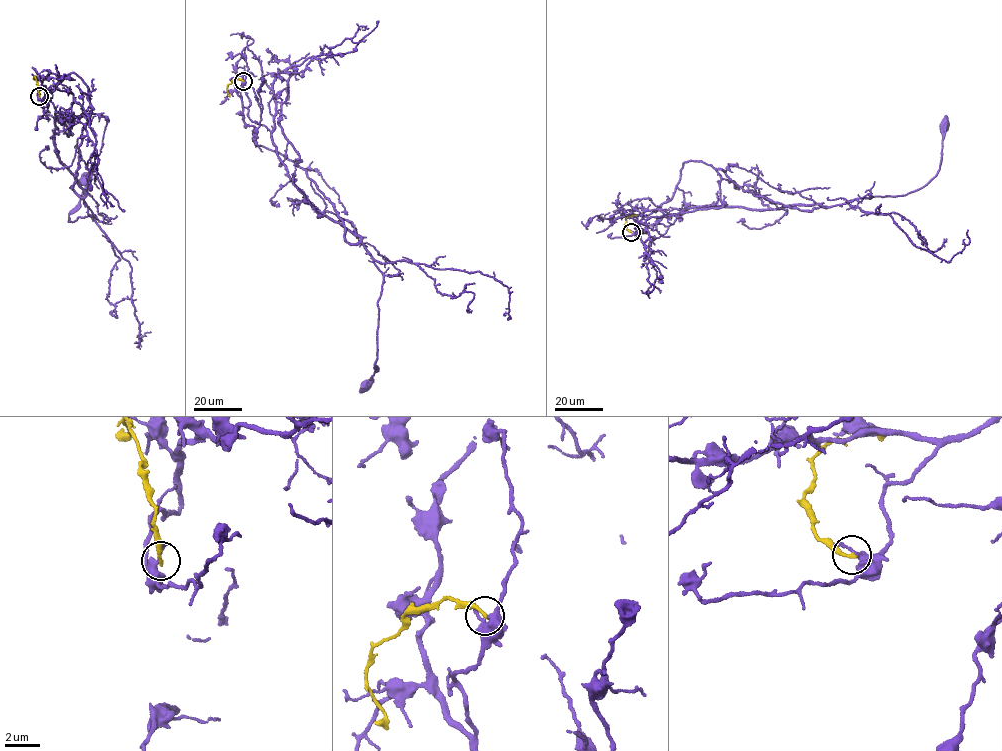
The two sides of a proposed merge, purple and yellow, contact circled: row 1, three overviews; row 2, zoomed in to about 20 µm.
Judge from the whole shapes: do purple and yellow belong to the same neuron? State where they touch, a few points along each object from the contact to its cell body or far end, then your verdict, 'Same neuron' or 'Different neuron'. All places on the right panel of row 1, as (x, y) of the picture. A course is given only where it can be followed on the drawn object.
Place: (631, 232). Course of purple: (631, 231), (671, 199), (688, 160), (719, 169), (757, 196), (800, 210), (904, 196), (935, 176), (944, 125). Course of yellow: (631, 232), (626, 228), (626, 218), (635, 215). Different neuron

